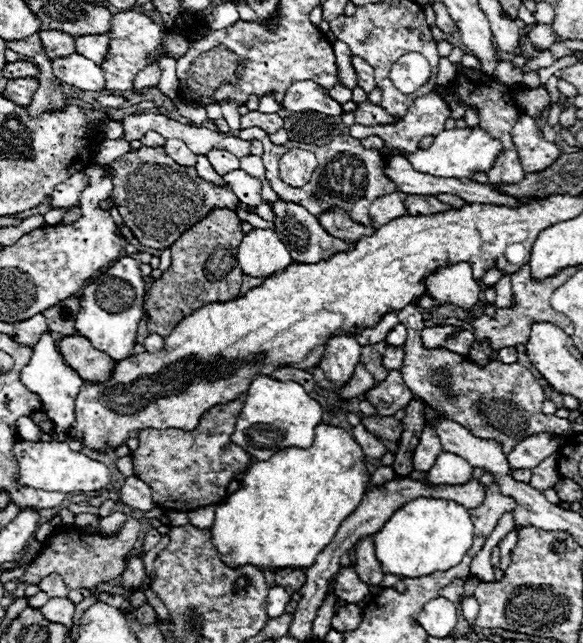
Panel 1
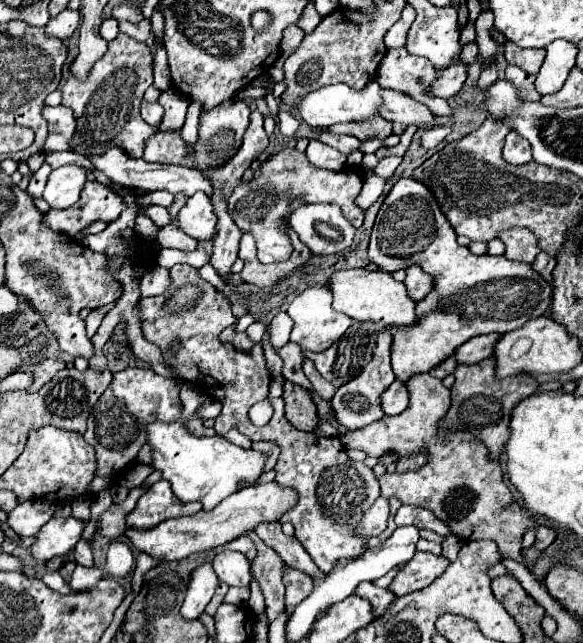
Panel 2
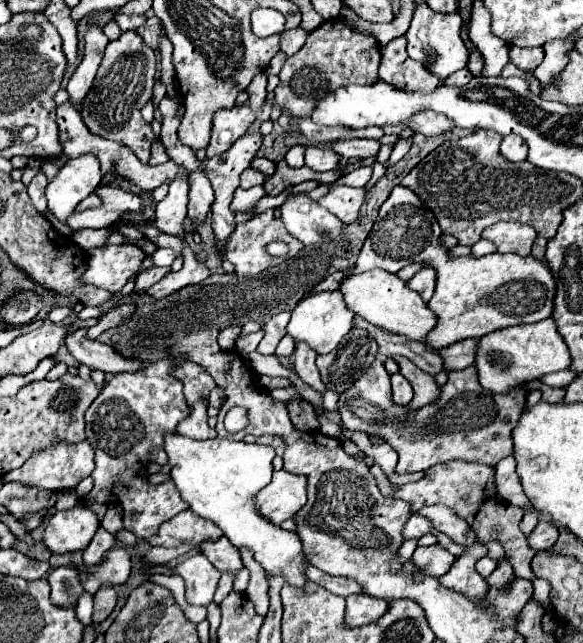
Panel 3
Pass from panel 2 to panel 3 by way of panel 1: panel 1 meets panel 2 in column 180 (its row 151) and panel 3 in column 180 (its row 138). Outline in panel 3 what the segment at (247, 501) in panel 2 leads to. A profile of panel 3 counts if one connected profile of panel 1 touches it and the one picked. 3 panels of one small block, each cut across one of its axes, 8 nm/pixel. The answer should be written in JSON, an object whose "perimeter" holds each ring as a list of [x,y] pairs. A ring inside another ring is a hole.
{"perimeter":[[[184,510],[176,514],[174,518],[166,520],[160,530],[148,538],[146,542],[150,546],[166,546],[166,548],[176,548],[180,544],[190,544],[192,548],[198,548],[206,540],[218,540],[222,538],[224,532],[214,524],[208,522],[206,518],[200,518],[192,510]]]}

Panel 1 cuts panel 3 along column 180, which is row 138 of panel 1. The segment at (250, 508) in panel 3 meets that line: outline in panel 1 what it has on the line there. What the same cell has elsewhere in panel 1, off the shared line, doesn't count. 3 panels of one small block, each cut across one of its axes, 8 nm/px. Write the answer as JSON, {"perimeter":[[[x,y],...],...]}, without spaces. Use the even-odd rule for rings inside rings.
{"perimeter":[[[464,126],[464,128],[442,130],[434,138],[434,144],[428,150],[418,150],[400,156],[404,156],[418,172],[426,172],[440,178],[472,178],[474,172],[488,172],[494,166],[500,152],[502,152],[502,142],[492,138],[484,128]]]}

